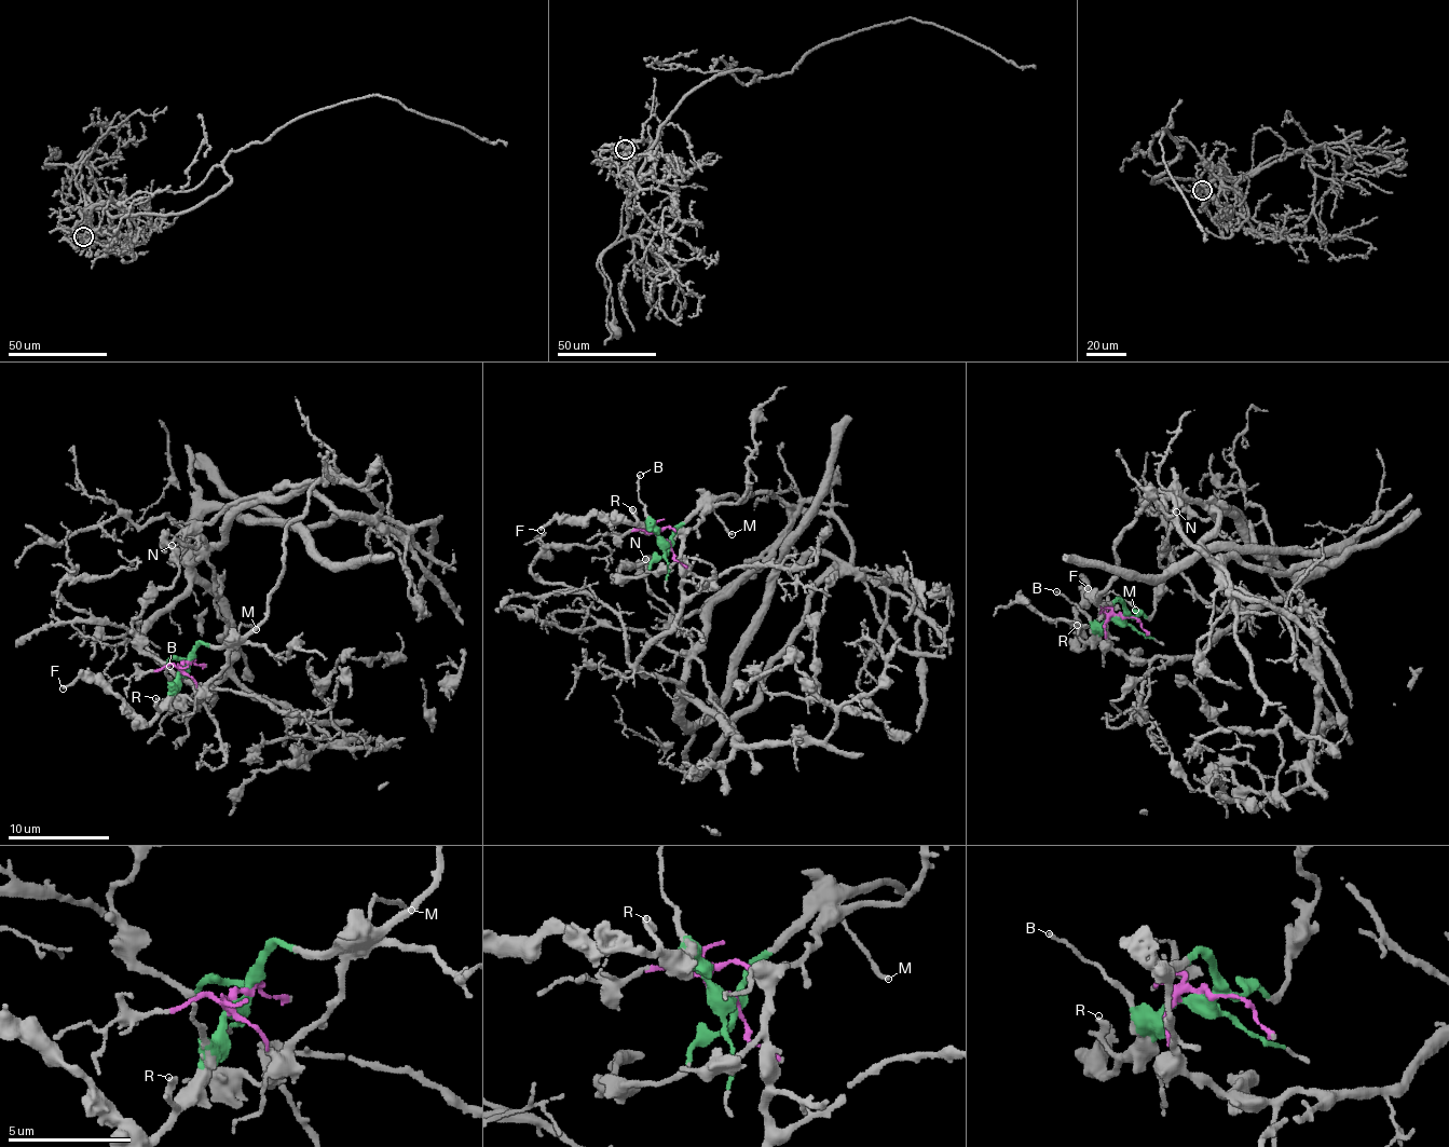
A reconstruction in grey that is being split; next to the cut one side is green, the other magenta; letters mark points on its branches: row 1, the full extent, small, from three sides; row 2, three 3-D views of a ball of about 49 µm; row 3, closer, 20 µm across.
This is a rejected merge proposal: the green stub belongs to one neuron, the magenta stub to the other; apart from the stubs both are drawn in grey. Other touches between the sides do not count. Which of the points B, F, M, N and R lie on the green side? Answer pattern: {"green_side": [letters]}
{"green_side": ["B", "F", "M", "N", "R"]}

